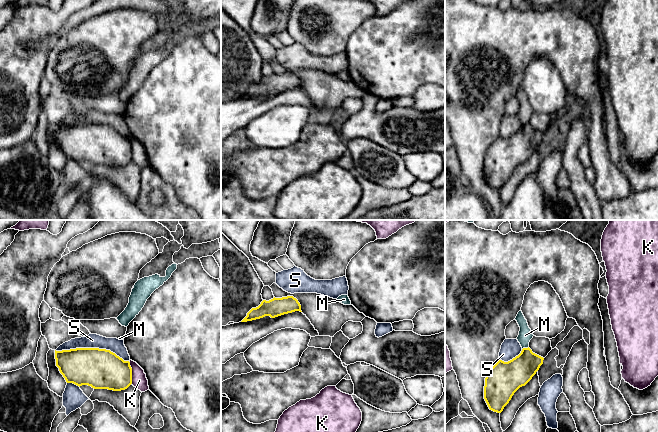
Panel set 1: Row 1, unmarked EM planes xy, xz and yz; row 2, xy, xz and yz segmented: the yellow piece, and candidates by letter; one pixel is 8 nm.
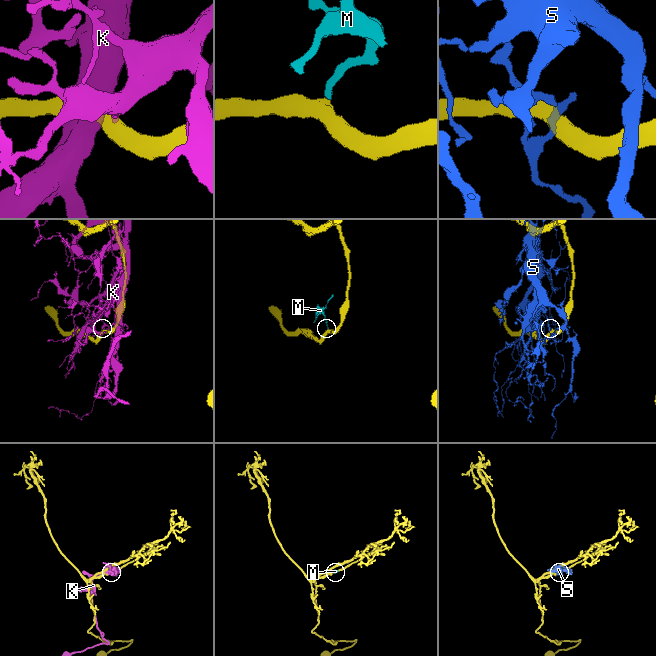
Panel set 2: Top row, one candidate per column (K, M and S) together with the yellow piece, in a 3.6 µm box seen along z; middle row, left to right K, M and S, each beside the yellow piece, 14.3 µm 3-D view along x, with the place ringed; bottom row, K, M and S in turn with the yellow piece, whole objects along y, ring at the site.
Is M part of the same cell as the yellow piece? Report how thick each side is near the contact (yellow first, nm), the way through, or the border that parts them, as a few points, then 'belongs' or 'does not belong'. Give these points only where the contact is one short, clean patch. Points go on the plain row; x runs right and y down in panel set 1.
240/110 nm | along yz (528, 122), (522, 125) | does not belong

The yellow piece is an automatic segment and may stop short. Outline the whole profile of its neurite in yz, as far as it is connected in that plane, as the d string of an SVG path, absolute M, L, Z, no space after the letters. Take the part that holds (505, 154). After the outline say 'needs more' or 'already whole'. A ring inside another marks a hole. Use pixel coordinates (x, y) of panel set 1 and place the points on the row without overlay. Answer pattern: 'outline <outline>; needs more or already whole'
outline M529 123L508 138L499 136L485 154L484 175L489 185L501 189L514 169L536 150L543 136Z; already whole

